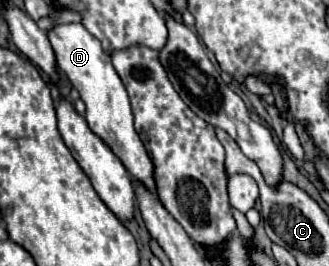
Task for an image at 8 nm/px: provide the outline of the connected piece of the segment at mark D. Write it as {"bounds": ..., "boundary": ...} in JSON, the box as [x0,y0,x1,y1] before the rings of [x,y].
{"bounds":[47,23,157,193],"boundary":[[[81,23],[57,25],[55,29],[47,31],[47,37],[55,51],[59,69],[69,77],[69,81],[79,91],[79,95],[87,107],[85,119],[87,119],[91,131],[121,159],[121,163],[125,165],[125,169],[137,183],[141,183],[143,187],[149,187],[149,191],[157,193],[153,161],[149,159],[145,143],[141,141],[139,133],[135,131],[129,95],[111,63],[111,57],[107,57],[103,53],[101,43],[97,43],[97,39]]]}

